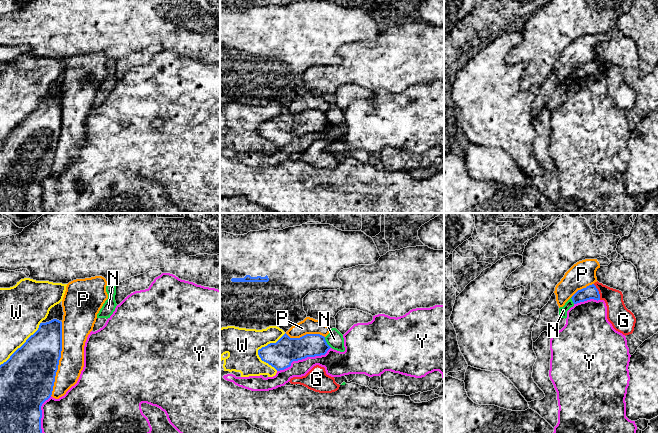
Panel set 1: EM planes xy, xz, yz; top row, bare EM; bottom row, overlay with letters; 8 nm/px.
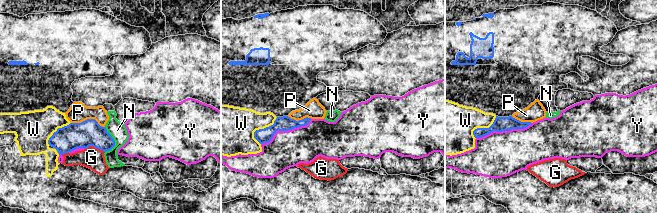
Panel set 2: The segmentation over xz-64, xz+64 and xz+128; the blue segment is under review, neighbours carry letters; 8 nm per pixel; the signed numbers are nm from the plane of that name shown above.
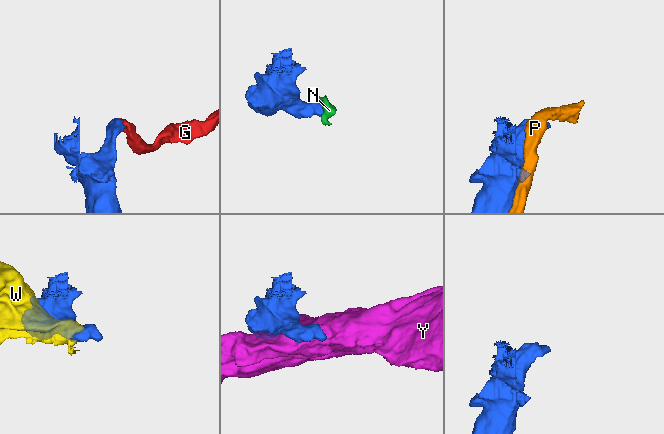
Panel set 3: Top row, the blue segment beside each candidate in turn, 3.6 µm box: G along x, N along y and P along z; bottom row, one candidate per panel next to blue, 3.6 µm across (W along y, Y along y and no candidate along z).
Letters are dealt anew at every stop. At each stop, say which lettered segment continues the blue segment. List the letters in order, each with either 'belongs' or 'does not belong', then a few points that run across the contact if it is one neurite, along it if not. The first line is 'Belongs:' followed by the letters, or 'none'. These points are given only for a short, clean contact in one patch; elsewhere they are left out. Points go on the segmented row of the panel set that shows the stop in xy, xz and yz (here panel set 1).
Belongs: G
G: belongs; line yz (590, 292), (598, 292), (615, 305), (618, 315)
N: does not belong; line xz (324, 337), (331, 347)
P: does not belong
W: does not belong
Y: does not belong

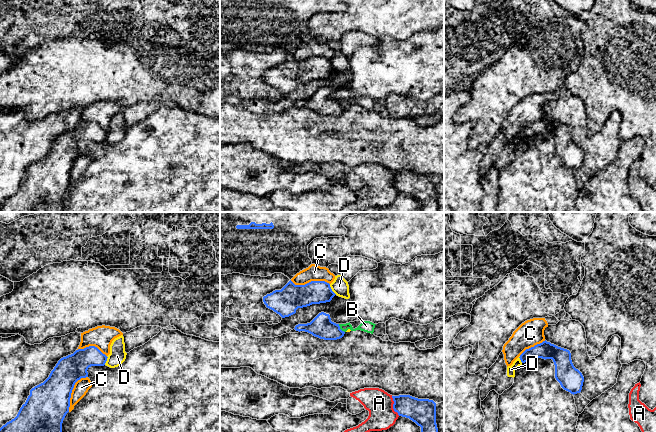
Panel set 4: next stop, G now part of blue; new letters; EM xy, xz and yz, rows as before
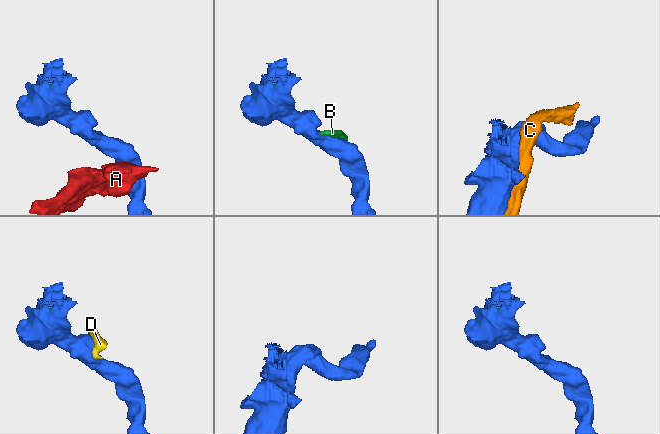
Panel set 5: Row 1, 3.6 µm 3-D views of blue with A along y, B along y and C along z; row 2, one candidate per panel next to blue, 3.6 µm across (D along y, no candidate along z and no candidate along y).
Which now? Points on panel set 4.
Belongs: none
A: does not belong; line xz (391, 396), (393, 409), (399, 415)
B: does not belong
C: does not belong
D: does not belong; line xz (329, 284), (336, 294)

